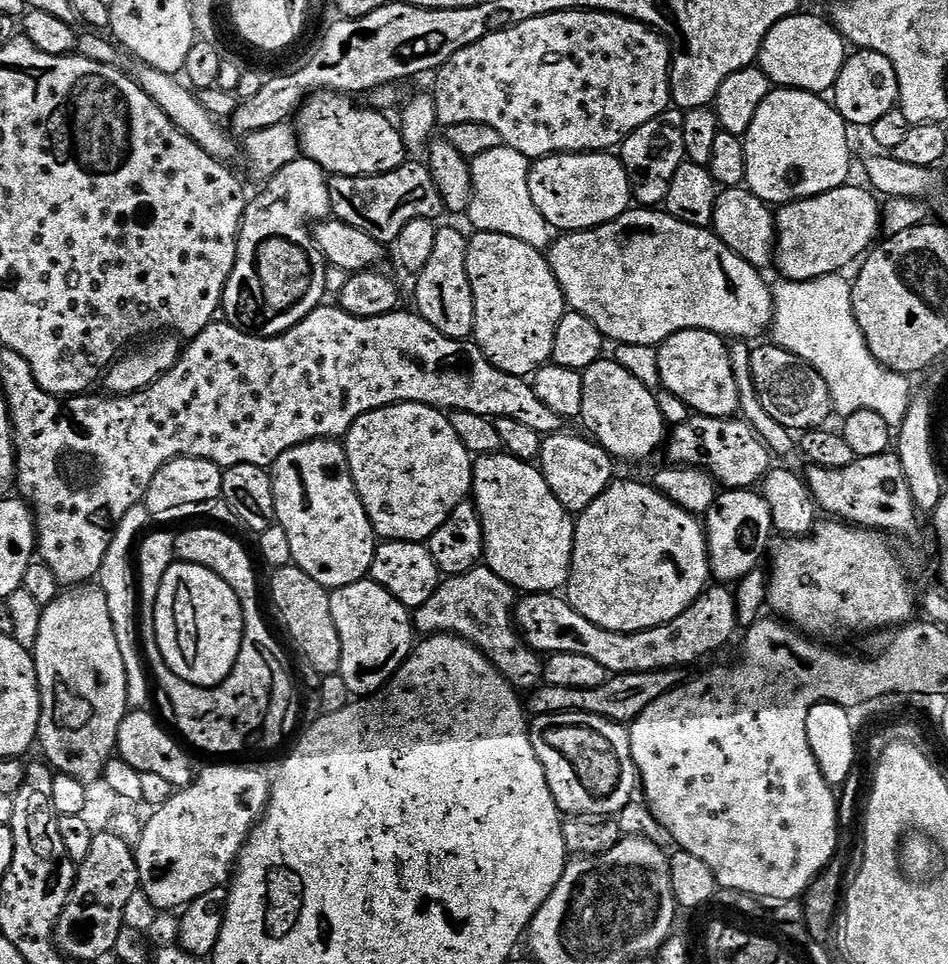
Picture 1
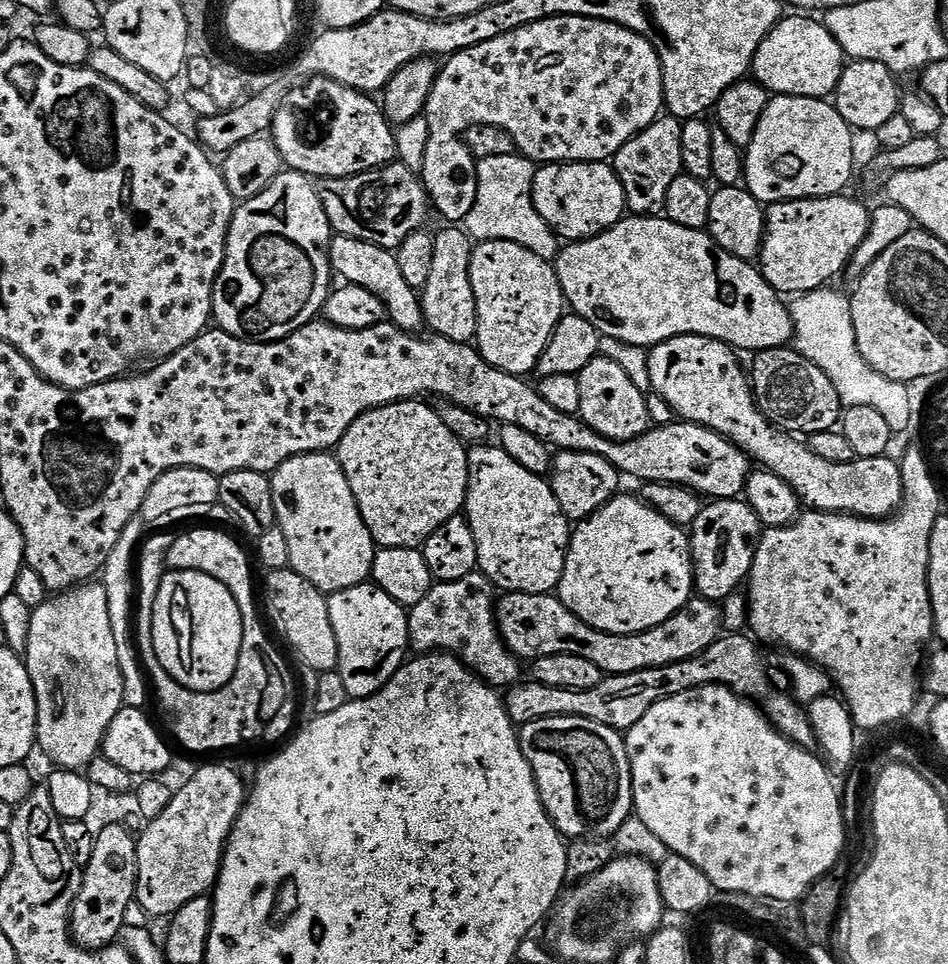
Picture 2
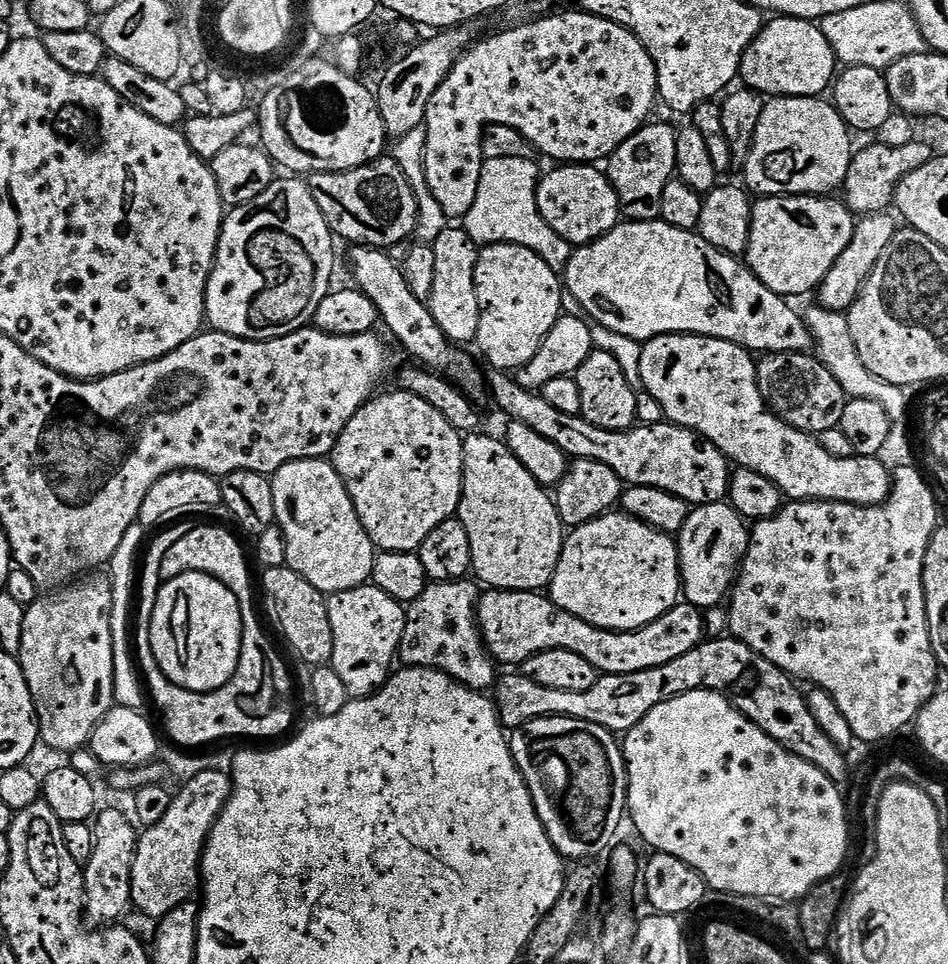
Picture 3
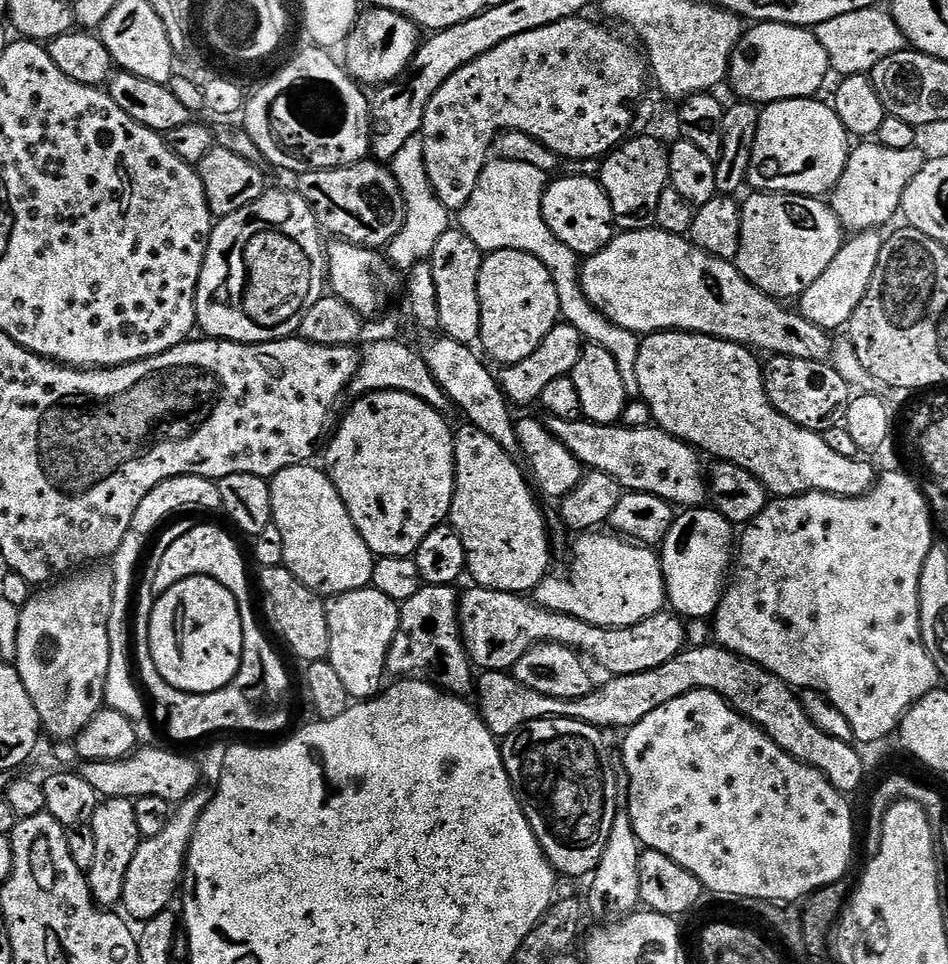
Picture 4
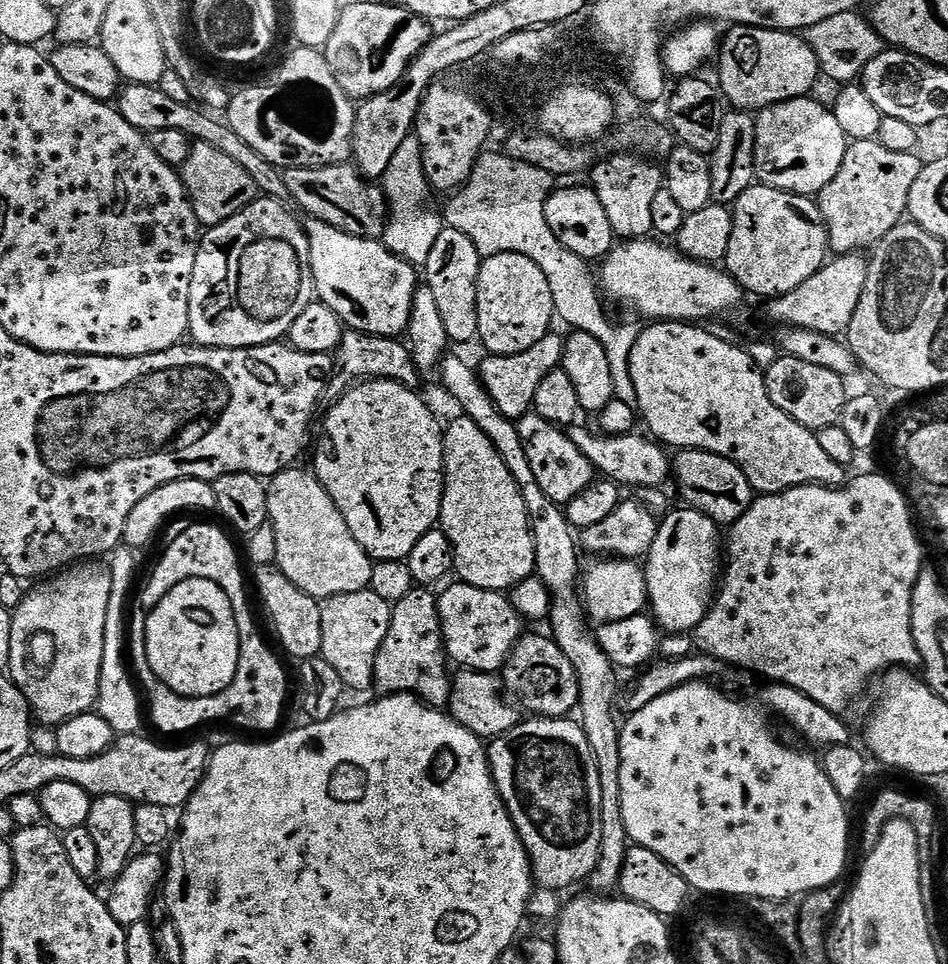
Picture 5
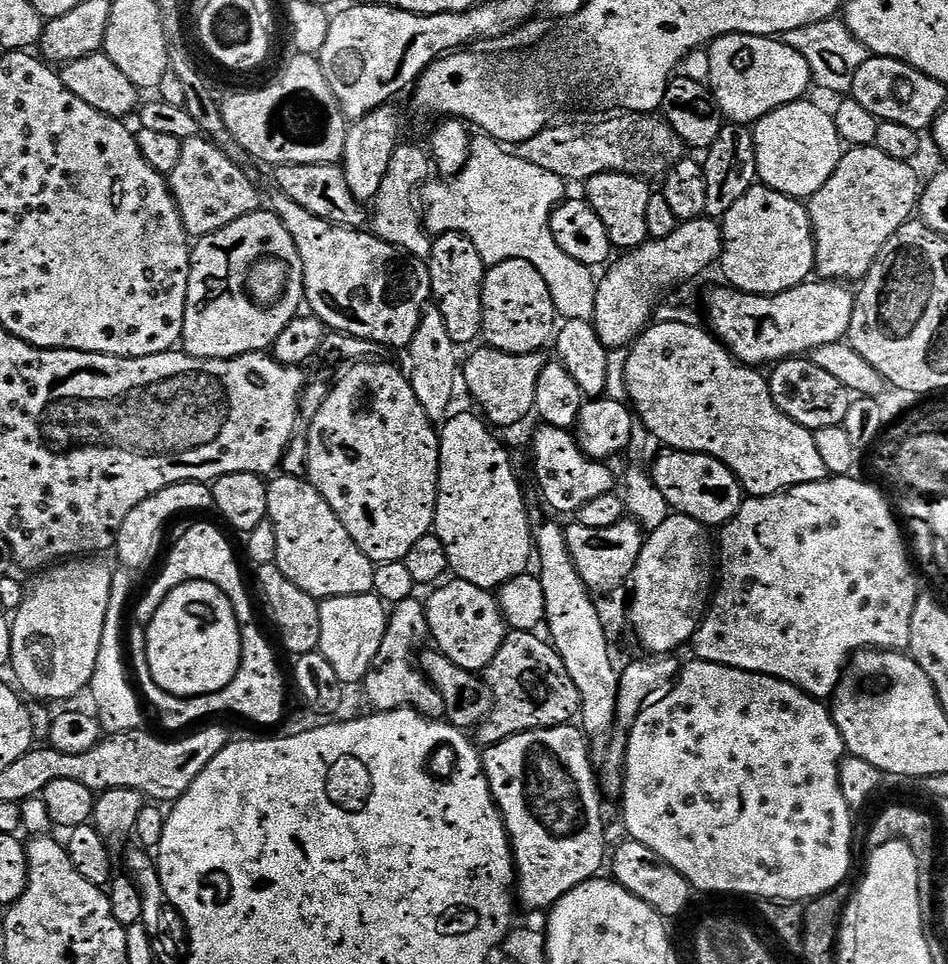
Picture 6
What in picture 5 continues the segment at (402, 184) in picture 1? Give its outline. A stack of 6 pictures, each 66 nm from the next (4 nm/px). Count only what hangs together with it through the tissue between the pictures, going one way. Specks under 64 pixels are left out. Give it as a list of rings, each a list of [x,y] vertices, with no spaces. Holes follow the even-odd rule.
[[[351,163],[331,164],[328,168],[289,168],[284,172],[284,181],[288,187],[288,196],[296,199],[295,207],[305,208],[311,219],[321,220],[355,236],[365,236],[368,240],[383,237],[388,225],[388,197],[379,183],[369,182],[361,176],[359,168]]]

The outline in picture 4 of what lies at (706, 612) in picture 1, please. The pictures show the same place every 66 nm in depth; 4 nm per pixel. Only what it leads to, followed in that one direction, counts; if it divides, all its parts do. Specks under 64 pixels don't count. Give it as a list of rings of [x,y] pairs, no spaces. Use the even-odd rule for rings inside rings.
[[[472,586],[468,593],[460,596],[460,633],[464,639],[468,656],[477,669],[489,672],[507,672],[515,669],[518,658],[522,658],[522,654],[526,654],[535,644],[561,644],[567,648],[575,648],[589,661],[597,660],[608,671],[609,677],[642,674],[646,670],[654,670],[654,666],[662,666],[662,662],[670,662],[670,658],[684,651],[689,640],[683,623],[685,624],[685,621],[677,613],[665,610],[634,626],[599,628],[582,622],[565,612],[551,612],[549,608],[542,607],[536,603],[535,599],[524,594],[499,592]]]

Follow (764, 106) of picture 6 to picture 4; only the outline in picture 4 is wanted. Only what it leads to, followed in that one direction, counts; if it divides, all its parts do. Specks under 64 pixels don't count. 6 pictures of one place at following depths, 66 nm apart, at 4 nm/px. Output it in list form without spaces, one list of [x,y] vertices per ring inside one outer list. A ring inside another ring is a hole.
[[[756,22],[745,31],[732,52],[727,83],[732,84],[741,101],[763,106],[779,100],[815,97],[827,76],[830,76],[828,55],[813,29]]]

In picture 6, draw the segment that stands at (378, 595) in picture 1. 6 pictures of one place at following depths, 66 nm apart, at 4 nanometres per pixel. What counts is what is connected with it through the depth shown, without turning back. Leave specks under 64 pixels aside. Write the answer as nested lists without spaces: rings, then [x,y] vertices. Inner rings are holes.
[[[372,592],[354,594],[353,596],[331,596],[328,600],[319,601],[319,605],[322,634],[318,650],[326,658],[326,662],[330,662],[330,666],[334,666],[334,674],[338,674],[338,678],[344,685],[359,685],[370,670],[370,666],[382,646],[382,638],[388,629],[389,609],[384,601]]]

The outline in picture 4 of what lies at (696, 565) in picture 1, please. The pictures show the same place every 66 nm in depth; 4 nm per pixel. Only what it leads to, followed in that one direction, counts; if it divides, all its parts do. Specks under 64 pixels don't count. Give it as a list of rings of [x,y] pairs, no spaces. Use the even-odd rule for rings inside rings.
[[[593,530],[575,537],[576,545],[572,548],[572,565],[568,568],[568,576],[561,580],[545,578],[534,589],[536,603],[551,612],[565,612],[587,624],[599,628],[625,628],[634,626],[654,614],[665,611],[668,588],[664,584],[664,567],[655,547],[642,544],[632,538],[613,534],[608,530]]]

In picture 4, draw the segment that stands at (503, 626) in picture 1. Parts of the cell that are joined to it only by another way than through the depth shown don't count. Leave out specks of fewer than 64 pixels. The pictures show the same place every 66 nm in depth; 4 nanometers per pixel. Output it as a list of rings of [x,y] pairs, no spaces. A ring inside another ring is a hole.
[[[424,584],[414,598],[400,604],[398,634],[388,655],[388,672],[396,678],[429,680],[454,696],[467,697],[474,680],[468,677],[474,665],[460,633],[460,596],[452,586]]]

